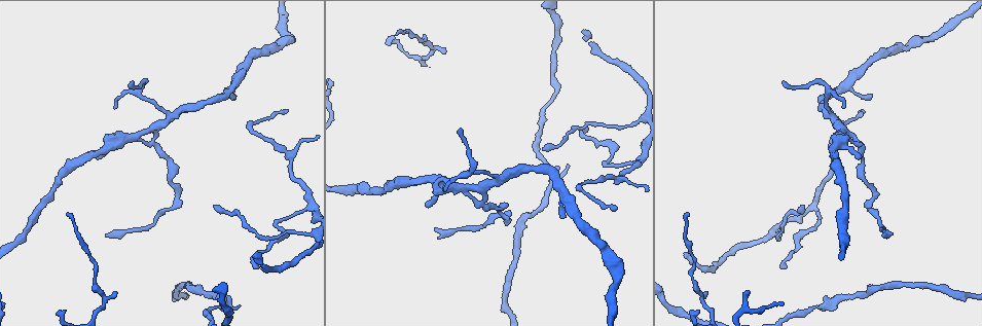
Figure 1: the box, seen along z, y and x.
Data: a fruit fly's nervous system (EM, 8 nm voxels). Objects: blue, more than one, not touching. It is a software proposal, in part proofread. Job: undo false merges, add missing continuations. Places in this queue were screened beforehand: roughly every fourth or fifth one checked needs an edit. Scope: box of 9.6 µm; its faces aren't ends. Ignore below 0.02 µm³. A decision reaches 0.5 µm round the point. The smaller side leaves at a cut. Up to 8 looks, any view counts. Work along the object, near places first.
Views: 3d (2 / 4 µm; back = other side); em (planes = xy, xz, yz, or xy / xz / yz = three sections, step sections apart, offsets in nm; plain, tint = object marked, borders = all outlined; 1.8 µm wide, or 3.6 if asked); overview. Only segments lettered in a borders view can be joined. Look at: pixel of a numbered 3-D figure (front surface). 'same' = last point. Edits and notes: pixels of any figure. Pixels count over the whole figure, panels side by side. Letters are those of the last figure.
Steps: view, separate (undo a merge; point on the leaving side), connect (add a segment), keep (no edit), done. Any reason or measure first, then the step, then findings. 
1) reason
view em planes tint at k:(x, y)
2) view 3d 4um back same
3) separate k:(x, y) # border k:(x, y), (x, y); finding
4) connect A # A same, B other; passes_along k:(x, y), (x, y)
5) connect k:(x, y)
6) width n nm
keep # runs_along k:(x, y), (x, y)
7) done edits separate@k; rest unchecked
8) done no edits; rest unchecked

long arm stops here
view em planes borders at 1:(583, 33)

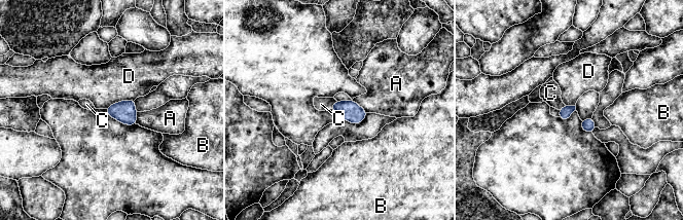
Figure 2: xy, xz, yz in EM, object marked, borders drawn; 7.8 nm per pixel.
connect C # A other, B other, C same, D other; passes_along 2:(350, 111), (332, 104), (321, 104); it goes on there

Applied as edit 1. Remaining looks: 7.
branch stops here
view em planes borders at 1:(585, 132)

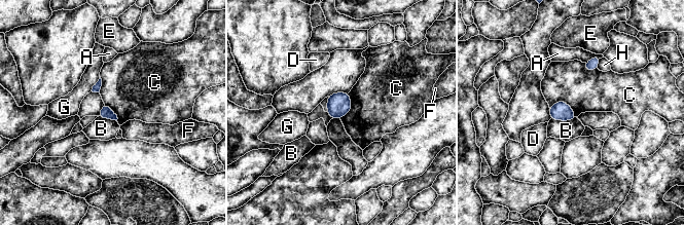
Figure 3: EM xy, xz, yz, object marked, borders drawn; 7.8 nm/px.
keep # A other, B other, C other, D other, E other, F other, G other, H other; border 3:(549, 107), (564, 101), (576, 116); none of them fits

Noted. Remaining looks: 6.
a fork
view em yz step 16 tint at 1:(169, 119)

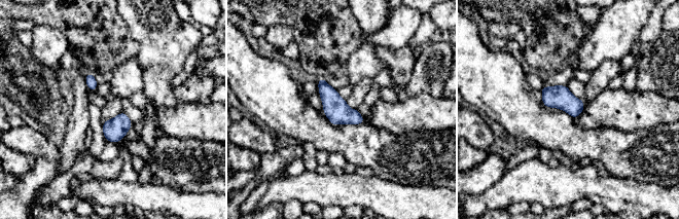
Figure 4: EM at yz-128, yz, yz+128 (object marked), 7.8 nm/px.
cut it another way
view em xy step 16 tint same

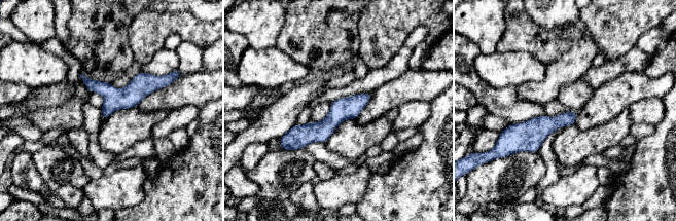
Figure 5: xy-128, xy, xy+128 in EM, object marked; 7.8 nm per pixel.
view em xy step 16 borders same

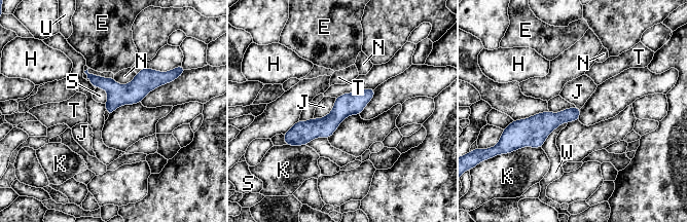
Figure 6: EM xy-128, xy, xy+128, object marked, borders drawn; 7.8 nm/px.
width 110 nm
keep # E other, H other, J other, K other, N other, S other, T other, U other, W other; runs_along 6:(372, 90), (326, 126), (290, 141); continuous, no second neuron

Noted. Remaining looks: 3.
done edits connect@2; rest unchecked

